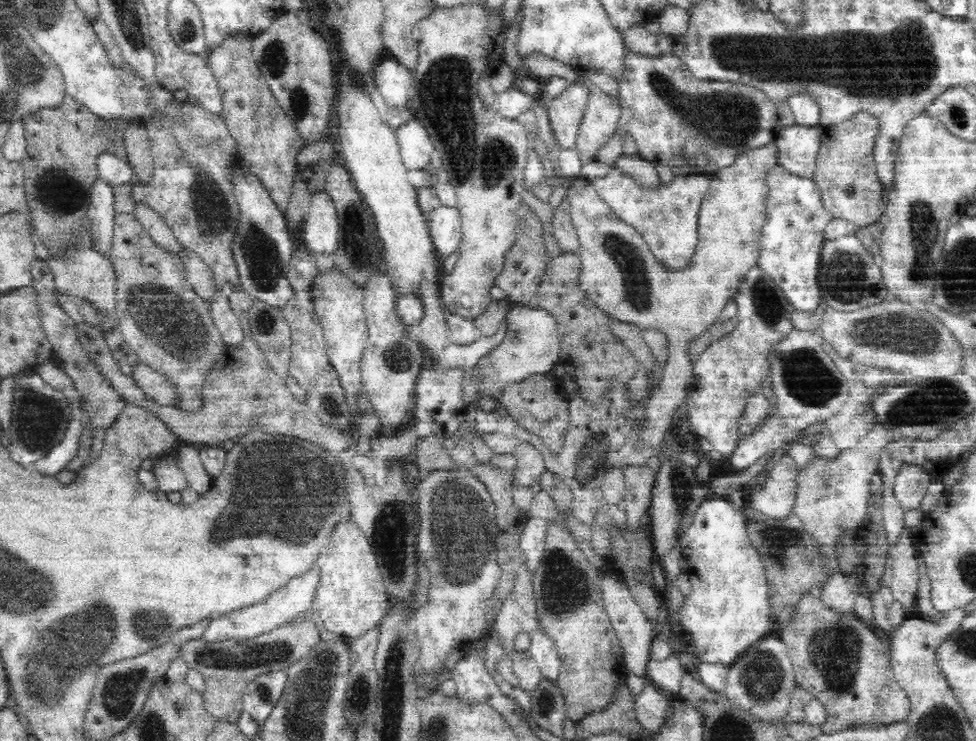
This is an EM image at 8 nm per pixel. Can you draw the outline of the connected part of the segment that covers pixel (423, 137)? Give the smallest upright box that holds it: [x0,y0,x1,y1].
[396,119,435,172]

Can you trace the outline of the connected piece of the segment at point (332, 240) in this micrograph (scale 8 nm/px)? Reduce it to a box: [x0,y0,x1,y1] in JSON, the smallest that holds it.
[303,191,339,256]

